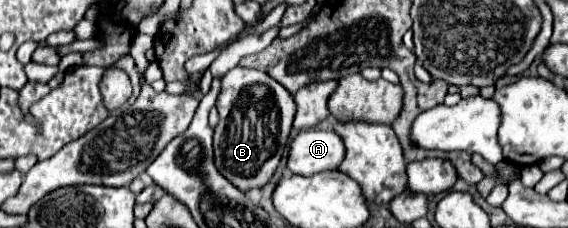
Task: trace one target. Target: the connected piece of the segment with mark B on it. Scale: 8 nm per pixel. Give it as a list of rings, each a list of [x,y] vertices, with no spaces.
[[[234,67],[220,79],[216,109],[220,113],[220,123],[214,129],[214,165],[242,191],[266,185],[290,137],[296,113],[292,95],[262,71]]]

